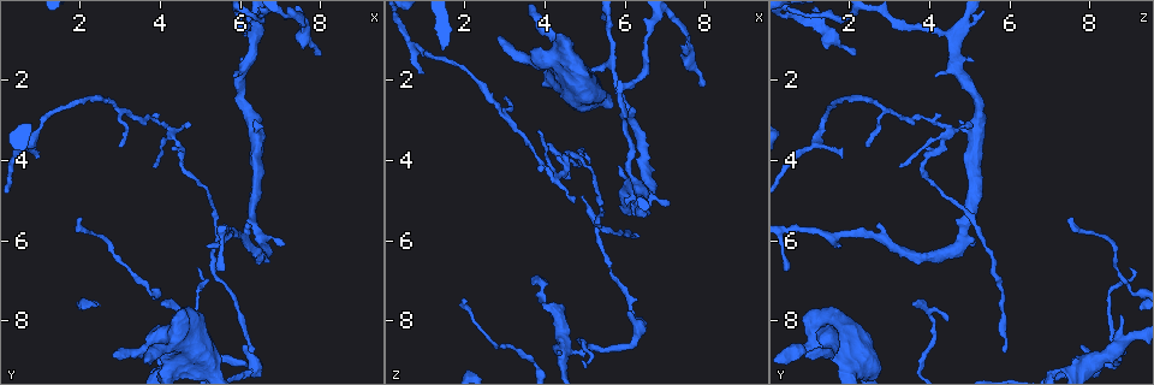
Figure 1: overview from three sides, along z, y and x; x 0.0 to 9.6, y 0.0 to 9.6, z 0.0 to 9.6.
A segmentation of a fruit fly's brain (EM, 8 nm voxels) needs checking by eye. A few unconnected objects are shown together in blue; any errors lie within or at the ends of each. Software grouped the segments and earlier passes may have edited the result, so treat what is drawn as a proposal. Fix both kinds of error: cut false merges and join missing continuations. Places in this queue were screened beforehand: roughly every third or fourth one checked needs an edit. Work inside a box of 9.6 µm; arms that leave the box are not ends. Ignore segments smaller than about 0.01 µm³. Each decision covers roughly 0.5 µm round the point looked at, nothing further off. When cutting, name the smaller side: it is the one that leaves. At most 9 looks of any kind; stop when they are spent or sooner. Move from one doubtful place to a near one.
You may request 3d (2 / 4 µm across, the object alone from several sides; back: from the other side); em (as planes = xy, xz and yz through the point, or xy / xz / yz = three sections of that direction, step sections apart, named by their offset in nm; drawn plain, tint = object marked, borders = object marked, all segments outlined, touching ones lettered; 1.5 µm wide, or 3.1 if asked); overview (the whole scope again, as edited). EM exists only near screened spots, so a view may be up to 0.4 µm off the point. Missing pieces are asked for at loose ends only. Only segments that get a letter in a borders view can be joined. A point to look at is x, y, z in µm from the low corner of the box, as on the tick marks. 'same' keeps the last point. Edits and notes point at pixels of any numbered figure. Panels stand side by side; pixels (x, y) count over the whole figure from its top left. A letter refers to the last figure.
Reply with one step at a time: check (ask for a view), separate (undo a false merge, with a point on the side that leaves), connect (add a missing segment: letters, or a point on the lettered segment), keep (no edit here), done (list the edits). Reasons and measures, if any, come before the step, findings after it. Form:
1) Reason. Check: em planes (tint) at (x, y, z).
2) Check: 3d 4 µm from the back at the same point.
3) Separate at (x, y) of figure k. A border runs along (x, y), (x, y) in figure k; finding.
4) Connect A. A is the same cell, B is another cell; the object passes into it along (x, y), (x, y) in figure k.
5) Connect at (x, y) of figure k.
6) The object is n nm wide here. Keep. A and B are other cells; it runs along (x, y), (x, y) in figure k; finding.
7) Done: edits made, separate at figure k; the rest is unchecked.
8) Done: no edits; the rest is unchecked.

Branch point. Check: 3d 2 µm at (4.20, 3.35, 4.50).

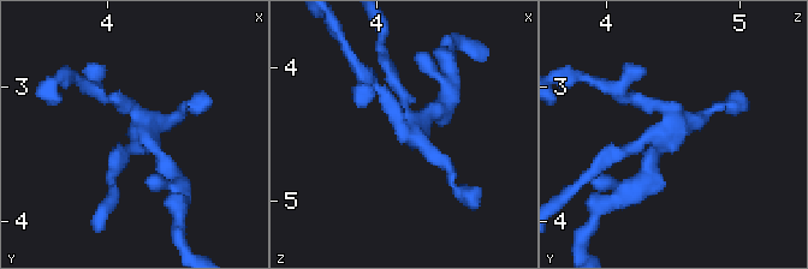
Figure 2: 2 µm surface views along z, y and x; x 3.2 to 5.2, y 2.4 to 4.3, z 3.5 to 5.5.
Now the EM. Check: em xy step 8 (tint) at (4.26, 3.32, 4.44).

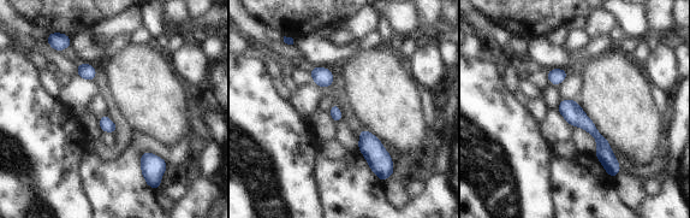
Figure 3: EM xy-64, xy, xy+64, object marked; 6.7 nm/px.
Another direction. Check: em planes (borders) at the same point.

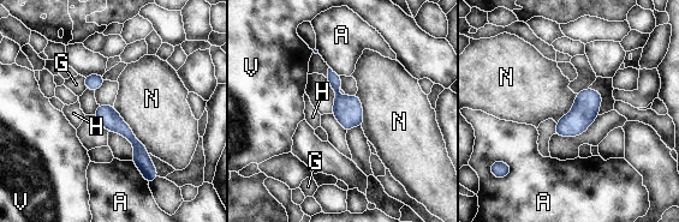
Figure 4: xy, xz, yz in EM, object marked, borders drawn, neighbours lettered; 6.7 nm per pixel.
The object is 140 nm wide here; the longest contact is with N, 400 nm. Keep. A, G, H, N and V are other cells; continuous, no second neuron.

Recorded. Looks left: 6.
Free end. Check: em yz step 4 (tint) at (6.15, 8.55, 7.80).

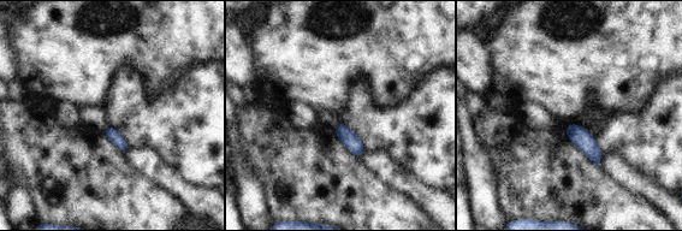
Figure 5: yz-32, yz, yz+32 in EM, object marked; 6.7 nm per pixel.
Check: em planes (borders) at the same point.

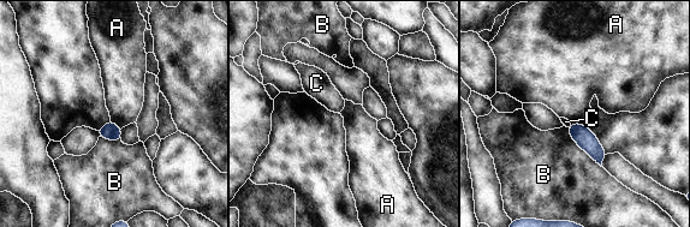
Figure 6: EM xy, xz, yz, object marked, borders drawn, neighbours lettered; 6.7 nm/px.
Keep. A, B and C are other cells; a border runs along (571, 124), (581, 124), (583, 126) in figure 6; none of them fits.

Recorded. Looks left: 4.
Branch stops here. Check: em planes (borders) at (2.80, 8.90, 0.90).

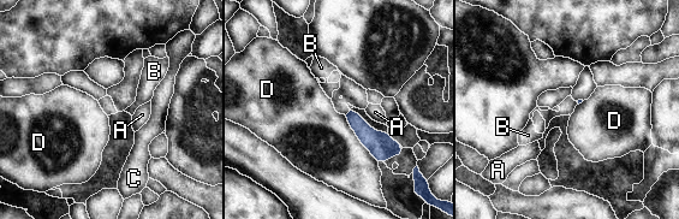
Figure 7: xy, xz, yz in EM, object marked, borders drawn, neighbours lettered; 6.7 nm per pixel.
The longest contact is with D, 400 nm. Keep. A, B, C and D are other cells; a border runs along (349, 108), (344, 114) in figure 7; none of them fits.

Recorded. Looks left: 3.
Stops while still wide. Check: em planes (borders) at (4.30, 7.90, 0.85).

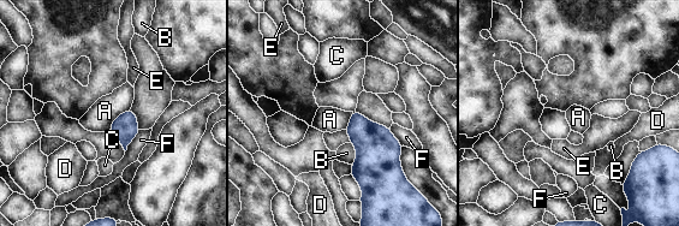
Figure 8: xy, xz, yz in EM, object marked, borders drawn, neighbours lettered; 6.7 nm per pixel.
Keep. A, B, C, D, E and F are other cells; a border runs along (129, 109), (124, 111), (109, 129) in figure 8; no lettered segment goes on from it.

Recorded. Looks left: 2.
Done: no edits; the rest is unchecked.

